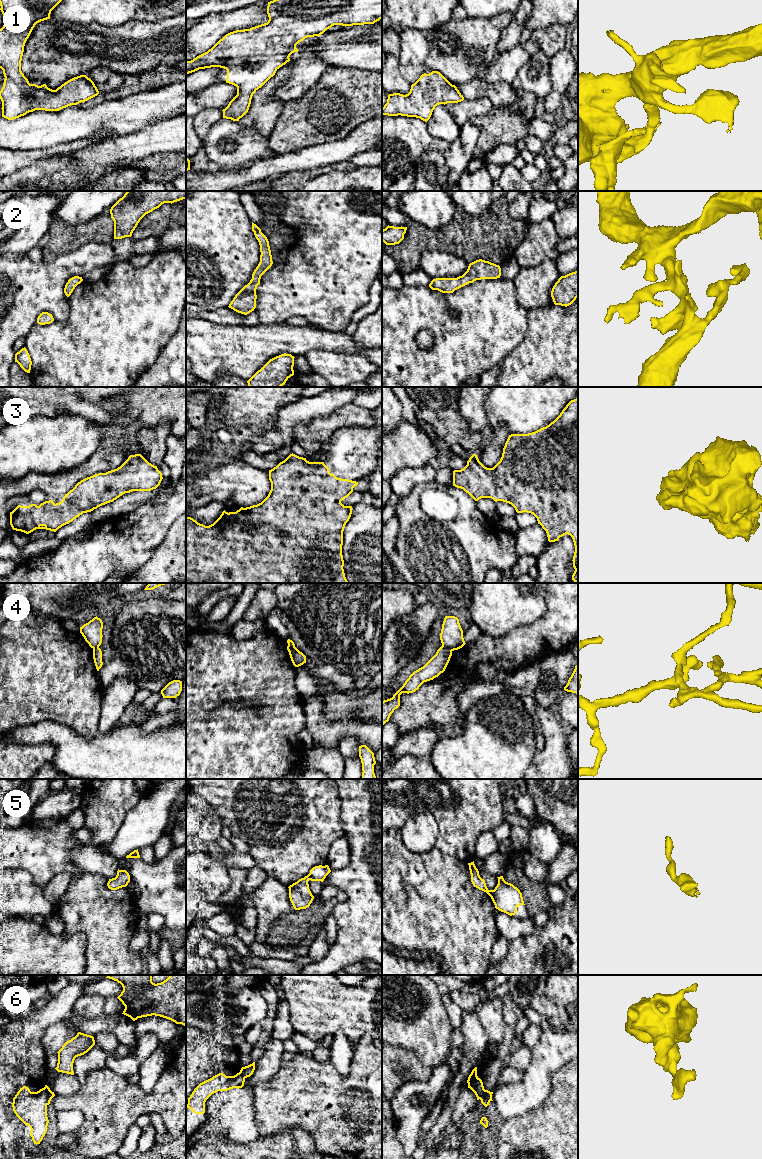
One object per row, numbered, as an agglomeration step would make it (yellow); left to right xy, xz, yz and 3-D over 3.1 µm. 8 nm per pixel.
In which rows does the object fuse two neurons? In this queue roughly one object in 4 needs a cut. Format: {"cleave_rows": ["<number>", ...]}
{"cleave_rows": ["4", "6"]}

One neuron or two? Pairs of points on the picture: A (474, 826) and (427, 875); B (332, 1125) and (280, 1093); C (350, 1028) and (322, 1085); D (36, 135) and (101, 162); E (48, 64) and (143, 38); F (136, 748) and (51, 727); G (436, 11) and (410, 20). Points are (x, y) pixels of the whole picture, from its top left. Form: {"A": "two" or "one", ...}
{"A": "two", "B": "one", "C": "two", "D": "two", "E": "one", "F": "one", "G": "one"}

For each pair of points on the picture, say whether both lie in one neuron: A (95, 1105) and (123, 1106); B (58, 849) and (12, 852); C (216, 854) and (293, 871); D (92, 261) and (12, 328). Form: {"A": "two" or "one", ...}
{"A": "one", "B": "one", "C": "two", "D": "one"}

